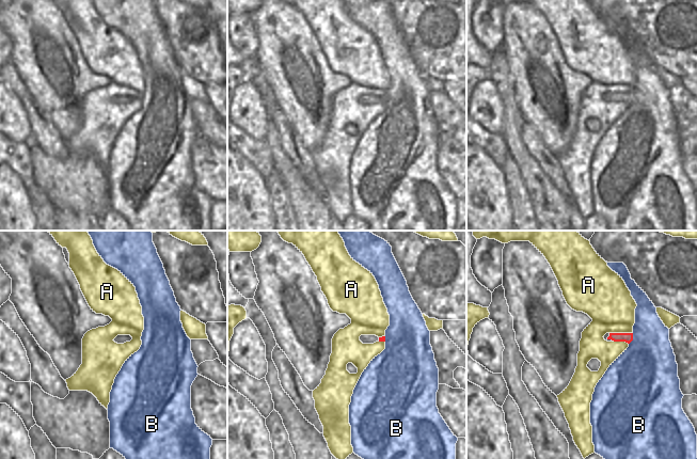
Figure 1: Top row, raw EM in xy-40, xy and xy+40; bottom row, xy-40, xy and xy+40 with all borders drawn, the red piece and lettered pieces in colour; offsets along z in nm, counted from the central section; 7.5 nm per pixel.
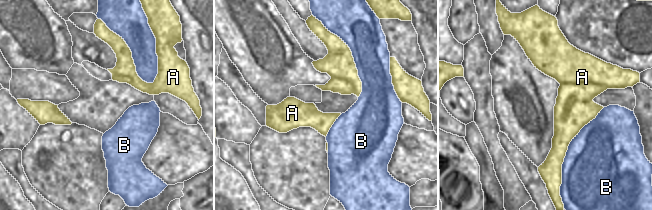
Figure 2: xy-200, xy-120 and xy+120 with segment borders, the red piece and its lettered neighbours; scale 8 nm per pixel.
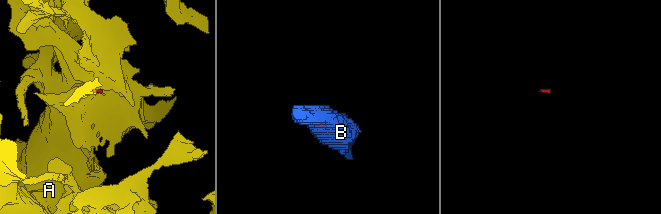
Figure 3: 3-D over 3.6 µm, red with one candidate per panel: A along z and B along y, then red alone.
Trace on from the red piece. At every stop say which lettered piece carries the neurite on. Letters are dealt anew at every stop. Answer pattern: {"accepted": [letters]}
{"accepted": []}

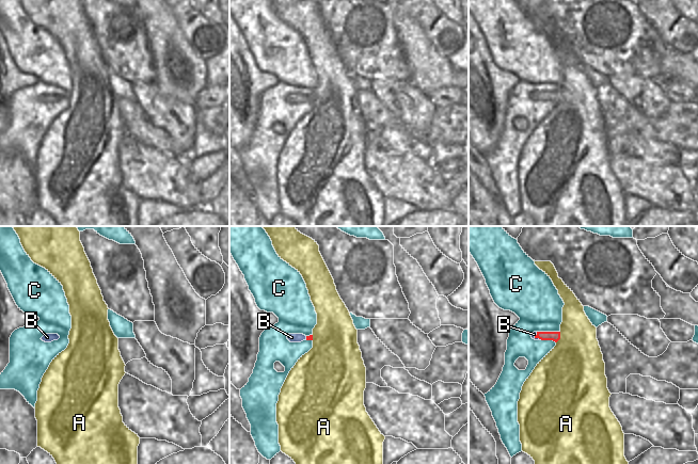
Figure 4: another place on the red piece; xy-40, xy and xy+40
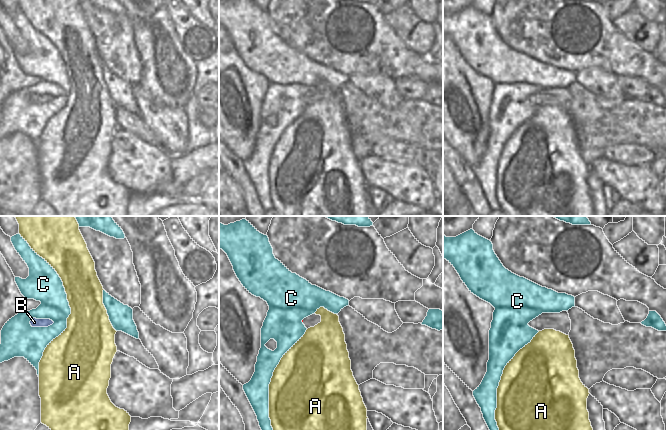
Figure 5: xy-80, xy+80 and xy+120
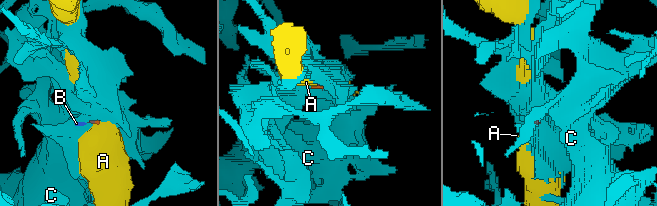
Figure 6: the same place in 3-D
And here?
{"accepted": ["B"]}

